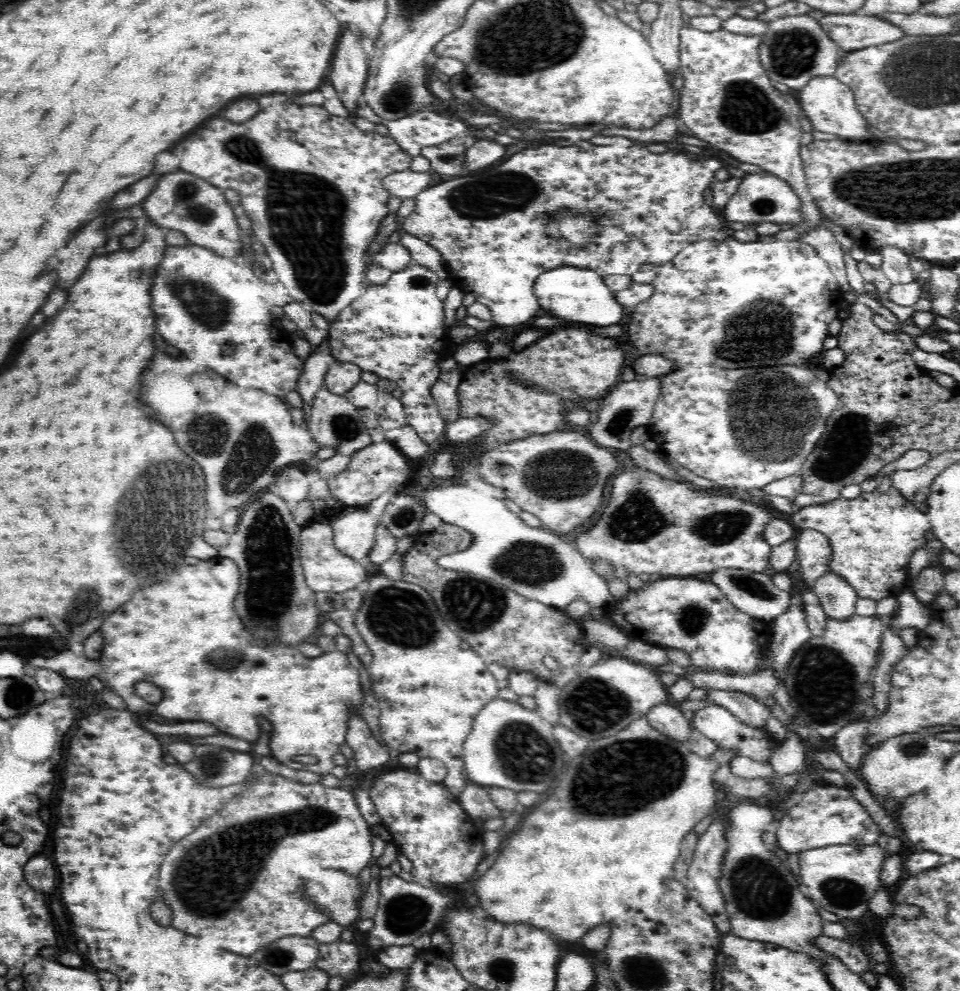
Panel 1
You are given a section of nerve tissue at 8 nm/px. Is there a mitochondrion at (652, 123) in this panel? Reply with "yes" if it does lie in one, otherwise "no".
no

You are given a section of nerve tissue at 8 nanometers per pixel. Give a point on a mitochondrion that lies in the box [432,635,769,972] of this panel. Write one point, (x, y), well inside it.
(621, 777)

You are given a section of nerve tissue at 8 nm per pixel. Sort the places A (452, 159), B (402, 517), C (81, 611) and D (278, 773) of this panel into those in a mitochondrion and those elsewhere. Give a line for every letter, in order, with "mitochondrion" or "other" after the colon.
A: mitochondrion
B: mitochondrion
C: mitochondrion
D: other

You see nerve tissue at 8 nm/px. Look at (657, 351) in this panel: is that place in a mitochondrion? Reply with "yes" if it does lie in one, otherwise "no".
no

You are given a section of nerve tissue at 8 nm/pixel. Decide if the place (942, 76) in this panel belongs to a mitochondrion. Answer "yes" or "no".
yes

